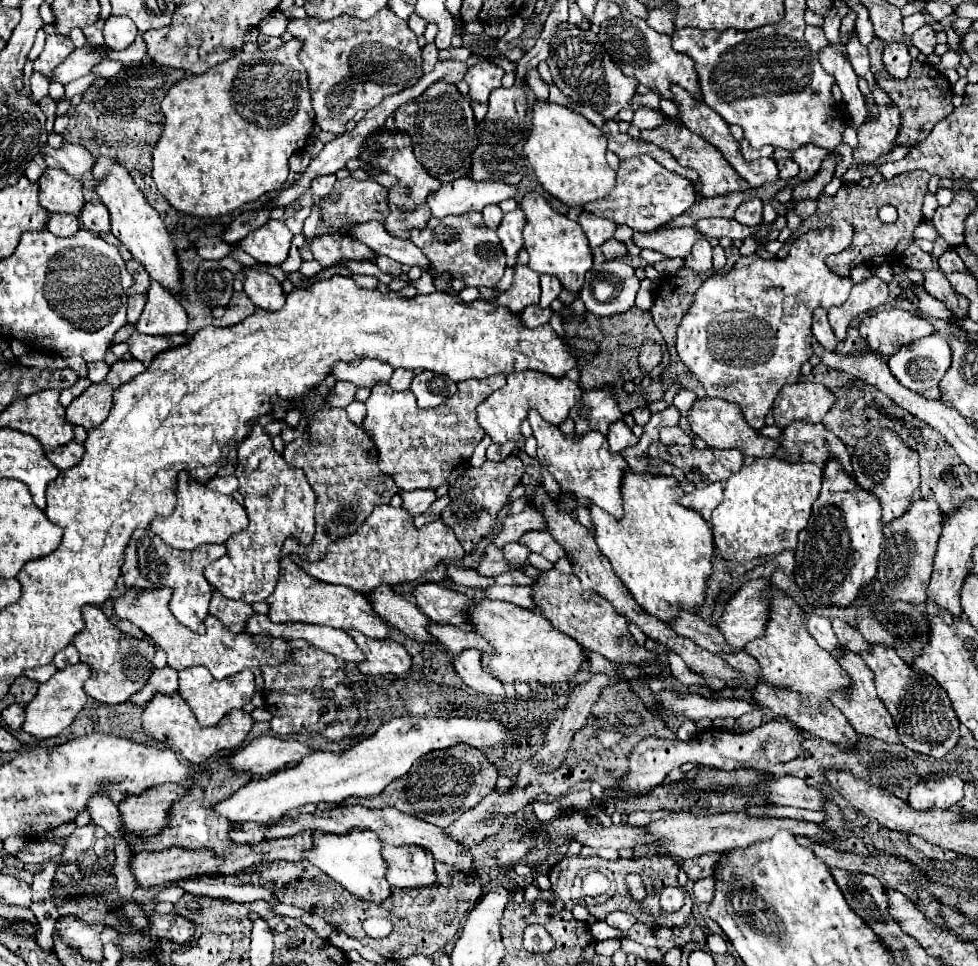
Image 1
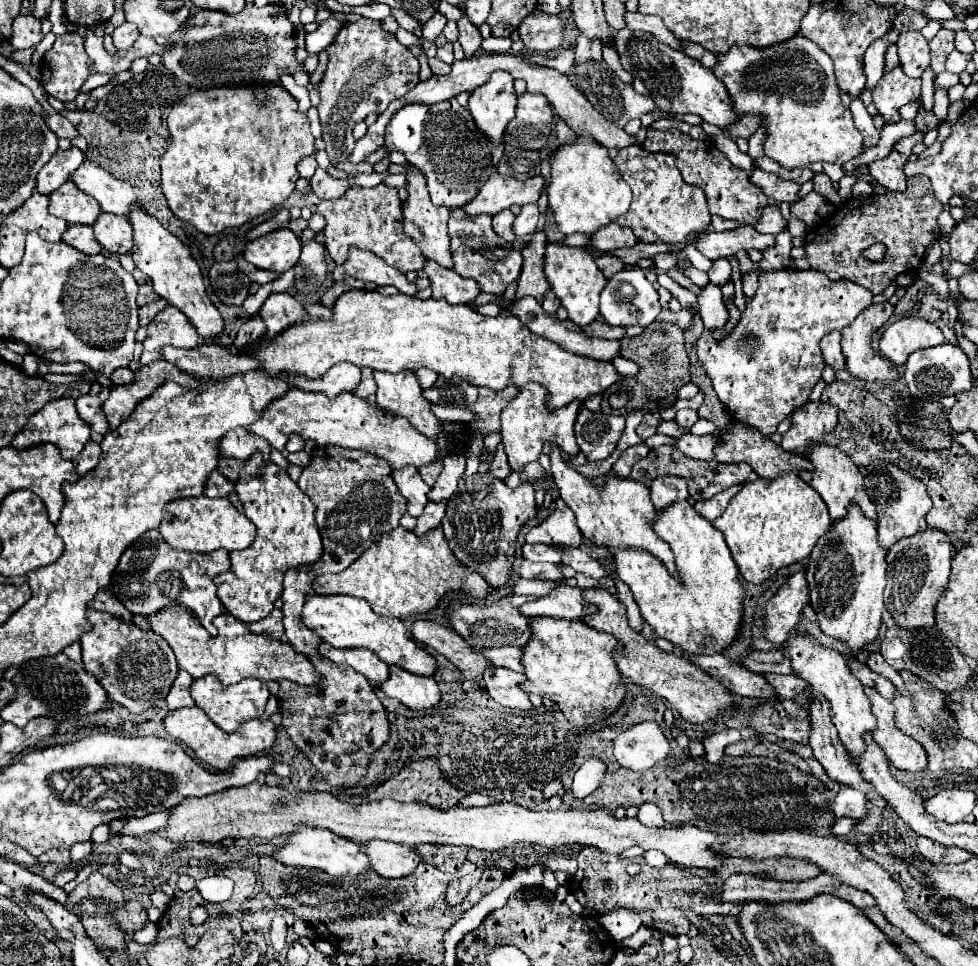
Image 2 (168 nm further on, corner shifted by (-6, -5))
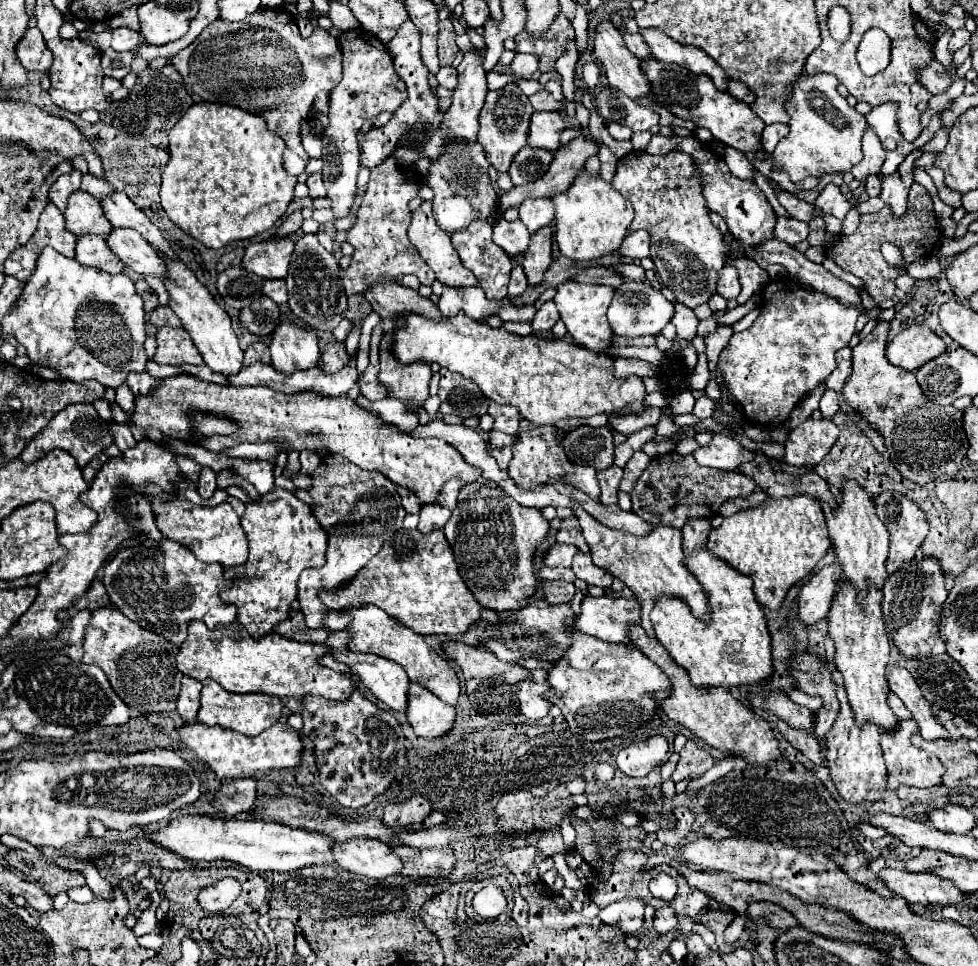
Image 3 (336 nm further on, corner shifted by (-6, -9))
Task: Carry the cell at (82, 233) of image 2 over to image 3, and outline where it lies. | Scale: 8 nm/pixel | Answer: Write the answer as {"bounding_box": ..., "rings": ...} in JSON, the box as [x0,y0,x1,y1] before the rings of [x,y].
{"bounding_box":[75,234,123,274],"rings":[[[95,234],[77,238],[75,260],[81,262],[83,266],[95,266],[109,274],[119,274],[123,270],[123,262],[119,262],[119,258],[111,254],[111,250],[105,244],[105,238],[99,238]]]}

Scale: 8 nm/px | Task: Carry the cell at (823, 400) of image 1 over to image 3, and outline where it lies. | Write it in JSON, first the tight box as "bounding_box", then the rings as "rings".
{"bounding_box":[785,418,839,466],"rings":[[[807,418],[785,442],[785,462],[791,466],[815,466],[831,450],[839,428],[827,418]]]}

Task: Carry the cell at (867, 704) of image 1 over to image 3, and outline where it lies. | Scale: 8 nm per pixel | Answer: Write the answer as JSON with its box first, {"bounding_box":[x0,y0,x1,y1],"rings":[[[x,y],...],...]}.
{"bounding_box":[881,720,943,788],"rings":[[[899,720],[893,730],[881,732],[881,748],[891,776],[907,786],[929,788],[941,784],[943,764],[935,754],[911,746],[909,738],[917,730],[915,720]]]}

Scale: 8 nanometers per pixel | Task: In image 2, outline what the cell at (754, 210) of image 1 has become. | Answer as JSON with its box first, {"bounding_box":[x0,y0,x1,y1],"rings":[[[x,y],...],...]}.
{"bounding_box":[755,204,787,234],"rings":[[[769,204],[761,212],[761,220],[759,224],[755,224],[755,228],[763,234],[779,234],[787,228],[787,220],[781,216],[781,210],[777,204]]]}

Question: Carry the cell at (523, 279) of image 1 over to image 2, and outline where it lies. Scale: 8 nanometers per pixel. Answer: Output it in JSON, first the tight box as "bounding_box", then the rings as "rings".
{"bounding_box":[517,232,549,302],"rings":[[[535,232],[533,242],[521,250],[523,254],[523,268],[517,280],[517,300],[523,296],[533,296],[537,302],[543,300],[545,292],[549,290],[547,278],[543,274],[543,250],[545,250],[545,232]]]}

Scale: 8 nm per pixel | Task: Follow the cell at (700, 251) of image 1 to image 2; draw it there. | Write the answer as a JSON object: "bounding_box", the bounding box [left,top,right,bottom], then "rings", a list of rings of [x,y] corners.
{"bounding_box":[707,258,731,286],"rings":[[[727,258],[715,260],[713,266],[711,266],[711,270],[707,274],[709,274],[709,278],[711,278],[713,284],[717,284],[717,286],[727,284],[731,280],[731,264],[729,264],[729,260]]]}

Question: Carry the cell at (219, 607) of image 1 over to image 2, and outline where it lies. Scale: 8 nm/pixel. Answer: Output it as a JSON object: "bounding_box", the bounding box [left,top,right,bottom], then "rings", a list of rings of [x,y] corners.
{"bounding_box":[247,610,285,638],"rings":[[[273,610],[269,614],[269,618],[263,618],[259,622],[253,622],[253,624],[247,624],[251,630],[255,630],[257,634],[263,634],[267,638],[281,638],[285,628],[283,628],[283,612],[281,610]]]}

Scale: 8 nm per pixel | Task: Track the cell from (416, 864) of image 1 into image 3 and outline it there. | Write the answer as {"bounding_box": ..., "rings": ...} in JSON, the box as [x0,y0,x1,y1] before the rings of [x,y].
{"bounding_box":[335,838,403,880],"rings":[[[351,838],[351,842],[335,842],[335,860],[341,868],[383,880],[403,870],[403,860],[395,850],[373,838]]]}

